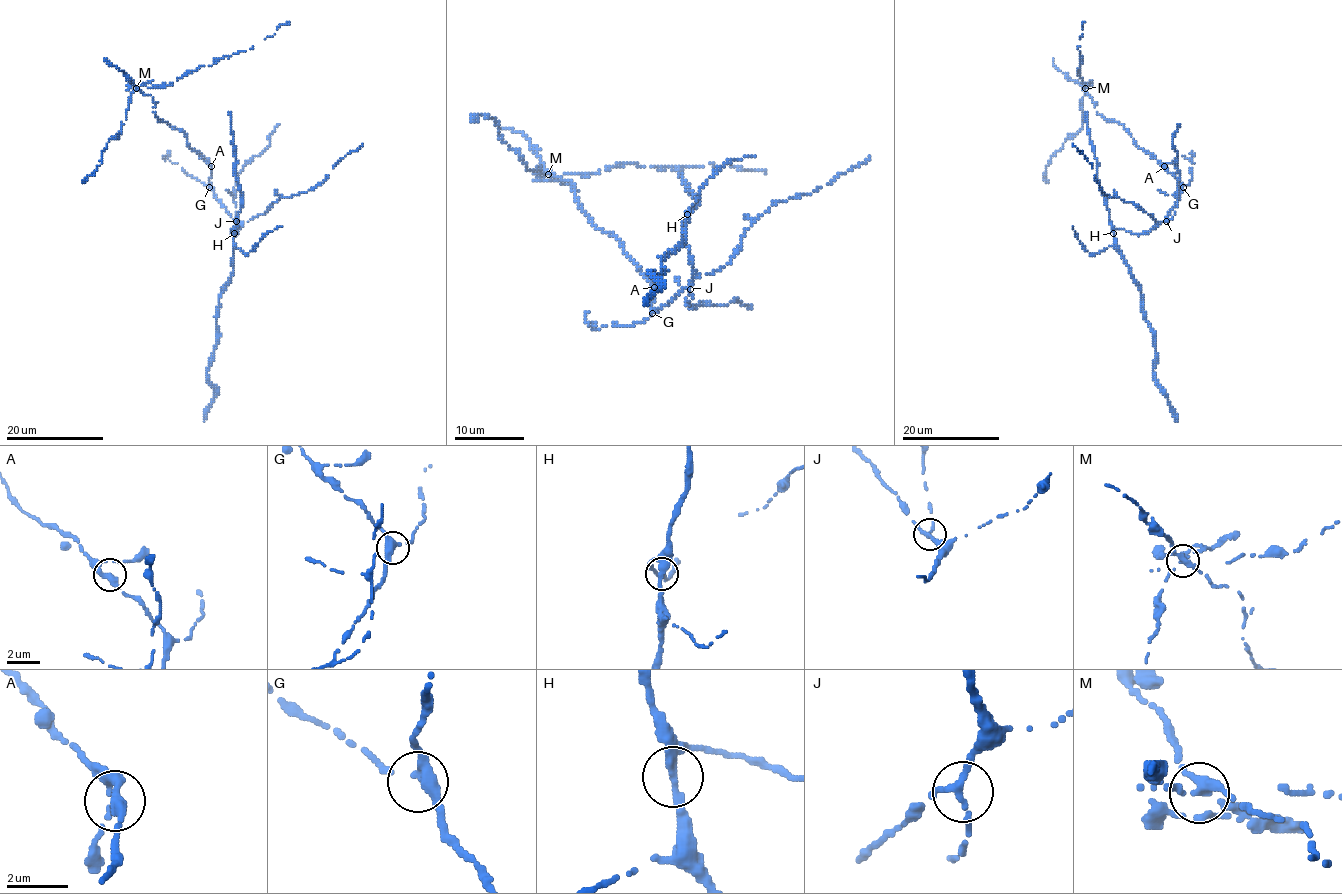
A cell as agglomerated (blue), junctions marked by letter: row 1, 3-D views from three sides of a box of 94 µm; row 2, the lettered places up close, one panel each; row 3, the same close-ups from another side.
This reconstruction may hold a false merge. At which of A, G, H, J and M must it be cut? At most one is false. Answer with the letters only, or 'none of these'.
M

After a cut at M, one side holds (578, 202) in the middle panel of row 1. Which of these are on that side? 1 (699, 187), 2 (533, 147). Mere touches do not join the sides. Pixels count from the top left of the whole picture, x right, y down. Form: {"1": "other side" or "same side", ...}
{"1": "same side", "2": "same side"}

